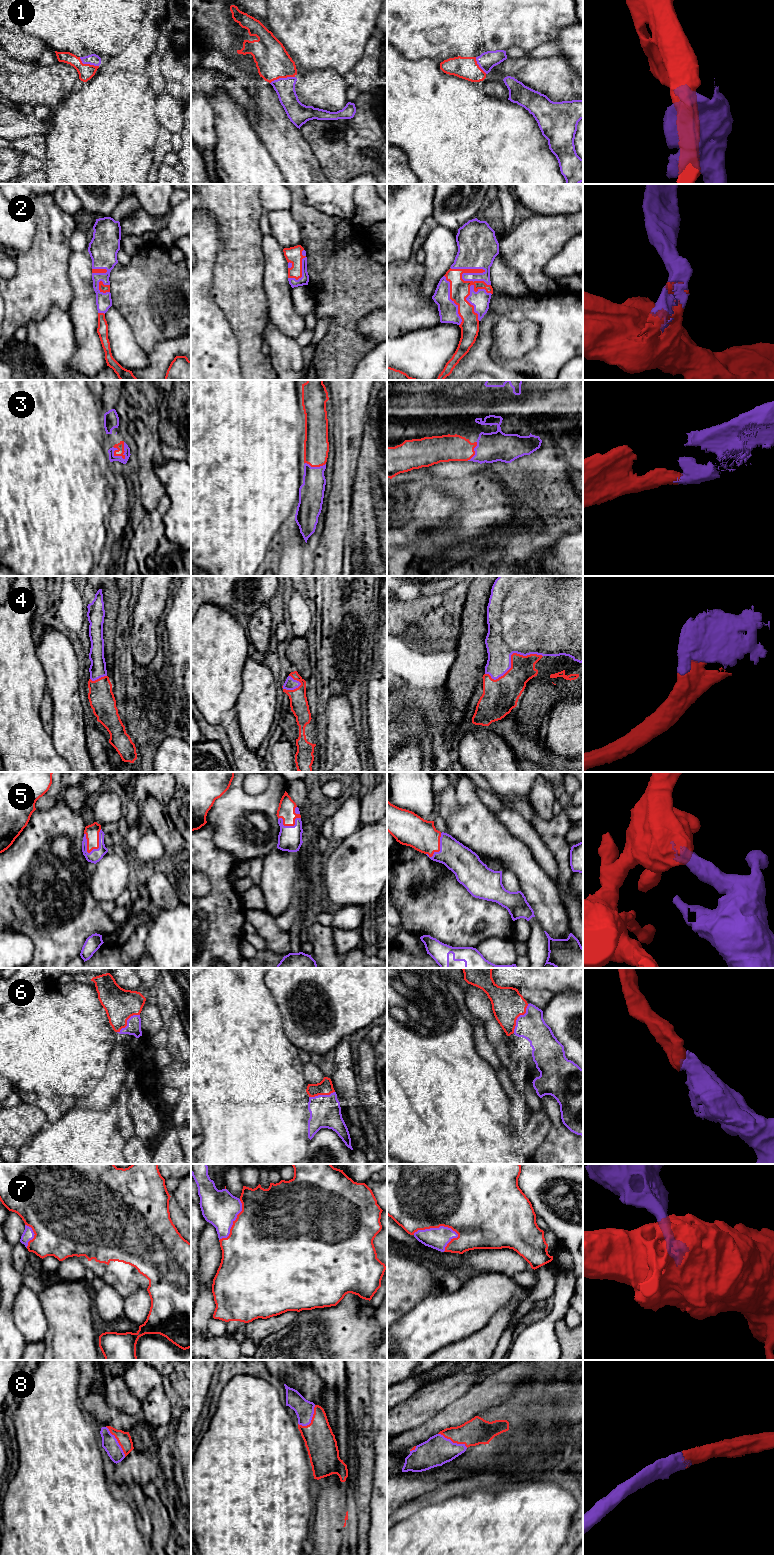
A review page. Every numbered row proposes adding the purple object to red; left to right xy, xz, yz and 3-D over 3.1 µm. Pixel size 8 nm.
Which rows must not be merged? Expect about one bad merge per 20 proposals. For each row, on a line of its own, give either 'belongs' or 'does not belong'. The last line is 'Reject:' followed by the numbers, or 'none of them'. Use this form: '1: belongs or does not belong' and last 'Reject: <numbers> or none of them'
1: belongs
2: belongs
3: belongs
4: belongs
5: belongs
6: belongs
7: belongs
8: belongs
Reject: none of them

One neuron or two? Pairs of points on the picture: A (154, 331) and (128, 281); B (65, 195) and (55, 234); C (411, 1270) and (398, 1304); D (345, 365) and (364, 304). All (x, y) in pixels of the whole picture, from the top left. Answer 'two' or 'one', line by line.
A: one
B: two
C: one
D: one

